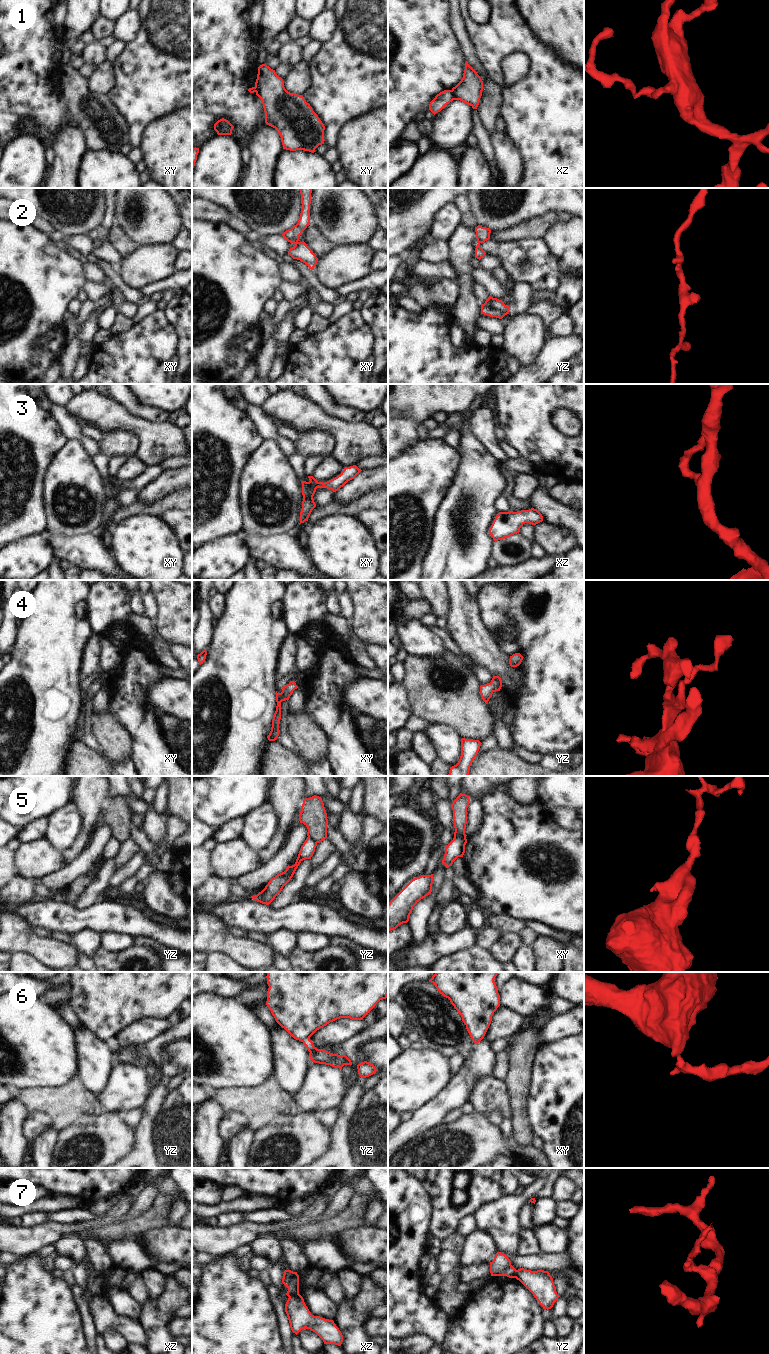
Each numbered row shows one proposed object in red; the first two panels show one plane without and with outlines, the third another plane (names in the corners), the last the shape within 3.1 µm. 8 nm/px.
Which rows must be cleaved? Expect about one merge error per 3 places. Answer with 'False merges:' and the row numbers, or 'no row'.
False merges: 1, 5, 6, 7

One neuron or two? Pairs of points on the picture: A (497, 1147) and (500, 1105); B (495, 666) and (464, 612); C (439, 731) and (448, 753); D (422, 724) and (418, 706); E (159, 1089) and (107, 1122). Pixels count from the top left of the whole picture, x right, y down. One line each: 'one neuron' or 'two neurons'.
A: two neurons
B: one neuron
C: one neuron
D: two neurons
E: two neurons

